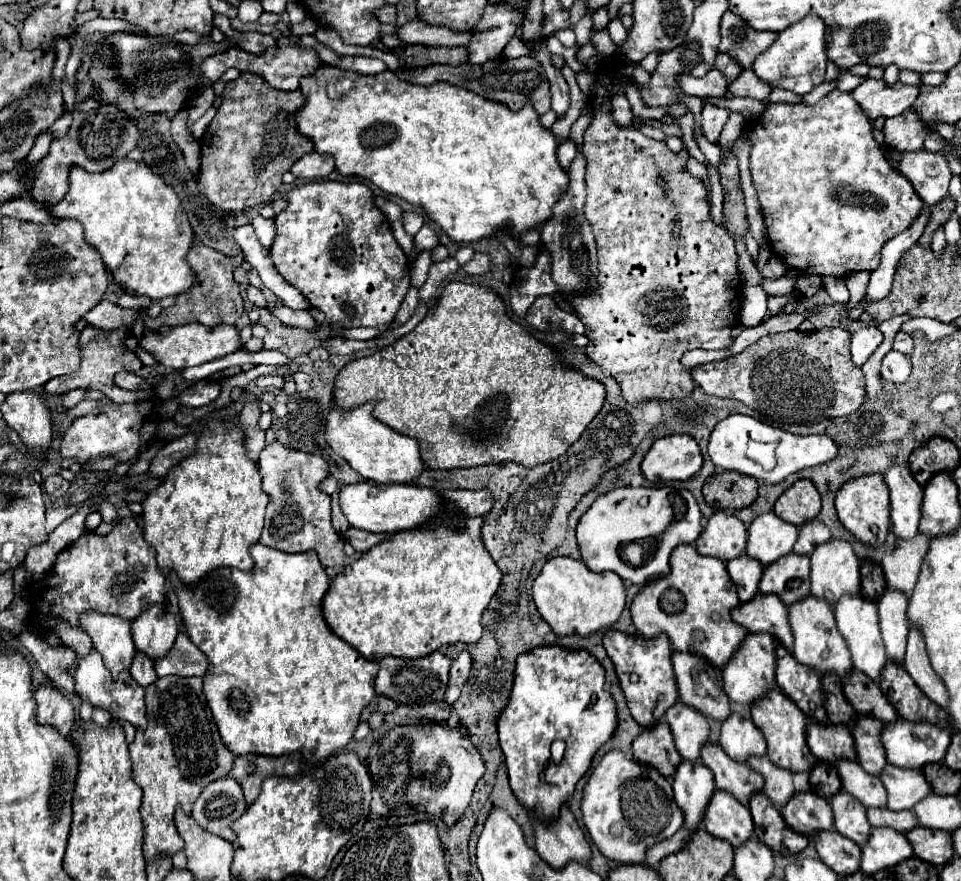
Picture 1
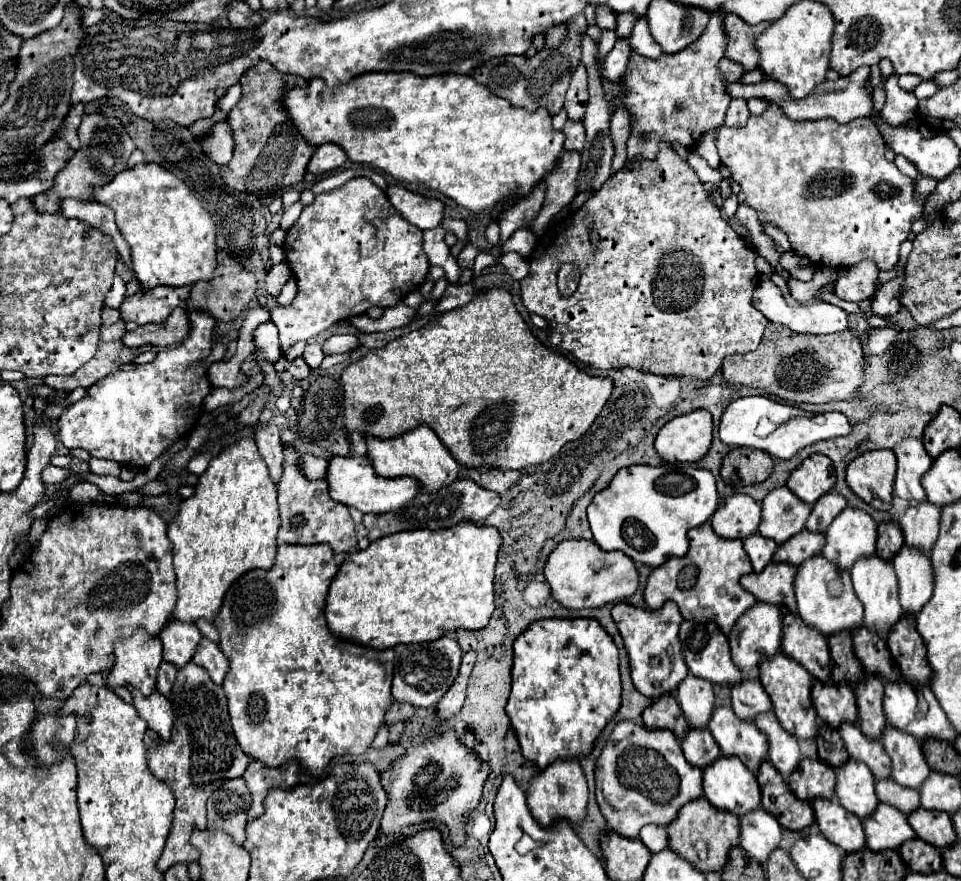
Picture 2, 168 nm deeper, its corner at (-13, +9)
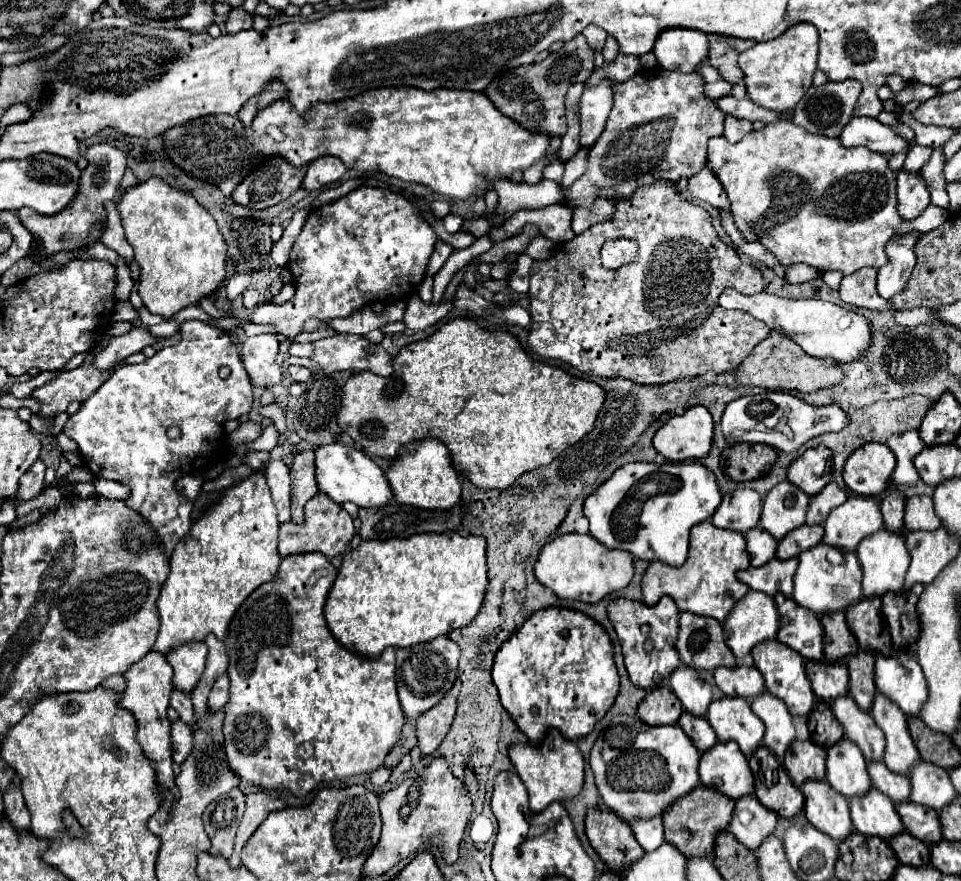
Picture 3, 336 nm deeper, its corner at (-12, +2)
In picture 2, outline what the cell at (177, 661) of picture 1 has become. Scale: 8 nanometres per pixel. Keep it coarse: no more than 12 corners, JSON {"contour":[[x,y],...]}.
{"contour":[[200,640],[192,662],[206,668],[216,684],[228,672],[218,644]]}

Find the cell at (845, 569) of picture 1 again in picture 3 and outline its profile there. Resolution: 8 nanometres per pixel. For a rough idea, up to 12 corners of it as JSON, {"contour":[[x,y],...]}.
{"contour":[[849,497],[825,519],[823,543],[855,551],[883,527],[877,497]]}

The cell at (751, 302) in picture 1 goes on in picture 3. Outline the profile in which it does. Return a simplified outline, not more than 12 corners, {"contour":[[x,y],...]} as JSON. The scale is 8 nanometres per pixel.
{"contour":[[725,289],[743,309],[811,357],[855,361],[869,321],[821,299]]}

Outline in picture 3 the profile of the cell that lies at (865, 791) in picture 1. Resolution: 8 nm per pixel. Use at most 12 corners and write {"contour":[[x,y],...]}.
{"contour":[[851,695],[831,705],[867,761],[883,759],[885,737]]}

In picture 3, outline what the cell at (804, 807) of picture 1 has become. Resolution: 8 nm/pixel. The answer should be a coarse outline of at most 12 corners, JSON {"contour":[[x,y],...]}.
{"contour":[[795,739],[785,769],[795,785],[825,779],[825,749]]}

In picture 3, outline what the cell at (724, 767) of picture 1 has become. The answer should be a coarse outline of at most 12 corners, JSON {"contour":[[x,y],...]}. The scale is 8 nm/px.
{"contour":[[745,697],[709,705],[719,741],[737,741],[749,757],[763,739],[763,721]]}

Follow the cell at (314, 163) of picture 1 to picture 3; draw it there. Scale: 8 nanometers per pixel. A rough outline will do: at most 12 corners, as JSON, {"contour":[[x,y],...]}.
{"contour":[[339,157],[307,165],[301,189],[317,191],[345,175]]}

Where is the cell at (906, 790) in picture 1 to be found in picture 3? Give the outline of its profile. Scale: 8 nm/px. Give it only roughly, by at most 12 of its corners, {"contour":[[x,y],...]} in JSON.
{"contour":[[877,691],[871,715],[887,737],[893,773],[909,775],[919,751],[905,713]]}

